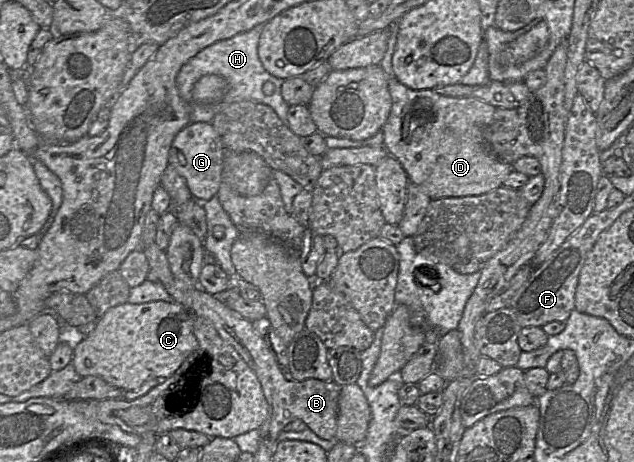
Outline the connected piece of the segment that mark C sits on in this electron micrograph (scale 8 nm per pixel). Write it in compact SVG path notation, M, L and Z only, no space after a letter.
M153 301L140 304L129 302L110 308L96 321L96 329L74 349L72 364L81 377L93 376L125 391L136 390L156 378L170 378L185 361L199 349L194 335L195 315L176 302Z

